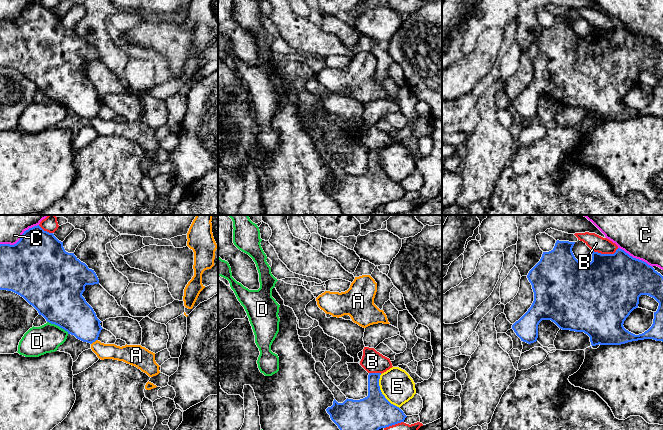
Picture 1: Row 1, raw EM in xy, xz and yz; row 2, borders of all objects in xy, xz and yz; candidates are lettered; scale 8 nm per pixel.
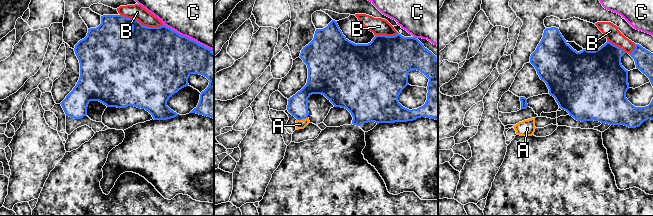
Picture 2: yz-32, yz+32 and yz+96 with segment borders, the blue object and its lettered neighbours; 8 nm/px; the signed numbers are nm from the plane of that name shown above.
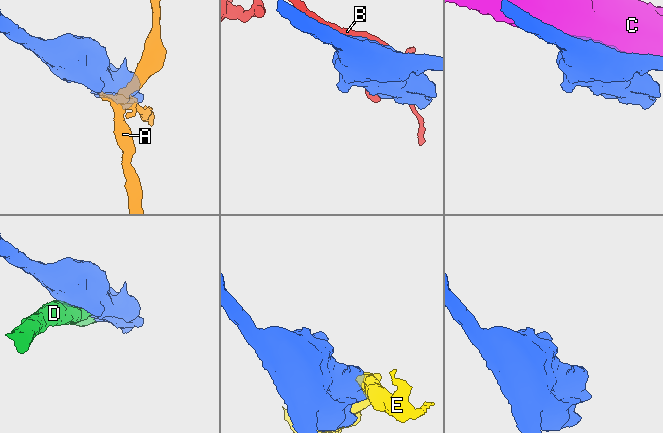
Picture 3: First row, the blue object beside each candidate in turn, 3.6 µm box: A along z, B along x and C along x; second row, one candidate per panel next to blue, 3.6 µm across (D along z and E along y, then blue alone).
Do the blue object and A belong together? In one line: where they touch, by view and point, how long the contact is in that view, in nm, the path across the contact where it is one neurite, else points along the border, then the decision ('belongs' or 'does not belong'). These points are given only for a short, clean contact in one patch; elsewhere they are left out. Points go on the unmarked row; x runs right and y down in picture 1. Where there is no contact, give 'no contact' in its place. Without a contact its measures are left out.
meets blue in xy at (94, 117); contact 70 nm long; border along xy (97, 115), (91, 120); does not belong

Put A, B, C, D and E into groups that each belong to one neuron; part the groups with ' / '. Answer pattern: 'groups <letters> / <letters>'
groups A / B / C / D / E

